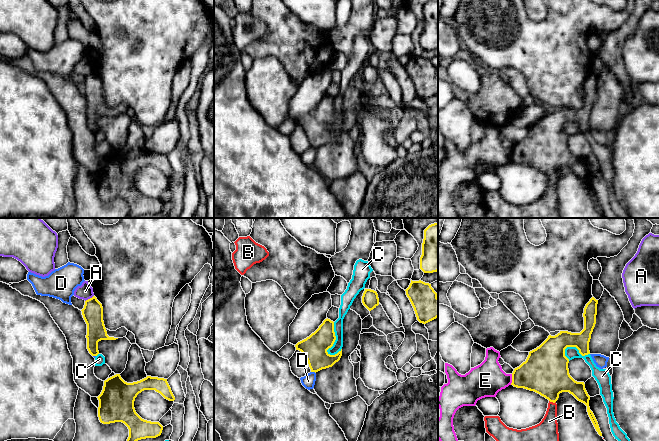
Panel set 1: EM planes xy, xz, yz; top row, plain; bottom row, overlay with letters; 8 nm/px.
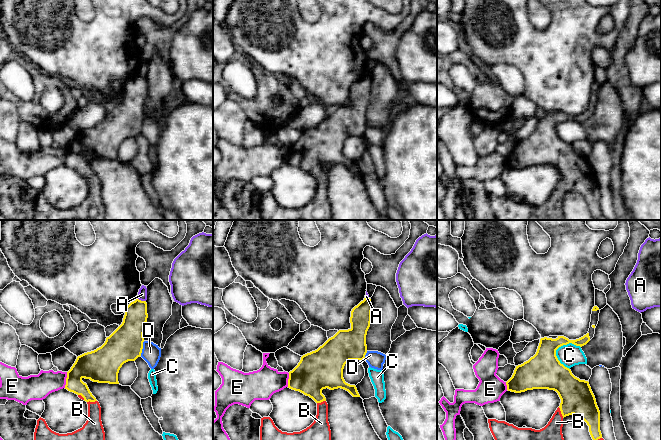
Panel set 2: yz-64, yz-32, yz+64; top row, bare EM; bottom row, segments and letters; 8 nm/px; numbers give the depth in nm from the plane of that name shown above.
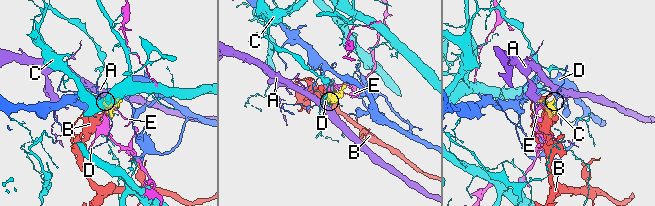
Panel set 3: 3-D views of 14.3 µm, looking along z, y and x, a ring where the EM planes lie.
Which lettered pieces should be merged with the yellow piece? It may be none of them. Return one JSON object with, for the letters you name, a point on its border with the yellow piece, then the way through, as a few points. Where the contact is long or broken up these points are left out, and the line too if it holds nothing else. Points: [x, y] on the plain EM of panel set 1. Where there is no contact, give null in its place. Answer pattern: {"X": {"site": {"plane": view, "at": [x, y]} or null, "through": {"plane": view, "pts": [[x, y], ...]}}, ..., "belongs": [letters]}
{"B": {"site": {"plane": "yz", "at": [552, 177]}}, "belongs": ["B"]}

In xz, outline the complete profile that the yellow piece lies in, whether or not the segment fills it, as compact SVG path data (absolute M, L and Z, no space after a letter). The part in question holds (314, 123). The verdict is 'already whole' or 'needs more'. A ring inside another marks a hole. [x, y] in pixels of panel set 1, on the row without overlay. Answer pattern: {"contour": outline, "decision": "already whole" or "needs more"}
{"contour": "M327 94L314 109L298 118L295 123L305 131L311 148L316 149L332 143L340 136L342 125L335 131L330 131L327 128L335 116L334 98Z", "decision": "already whole"}

